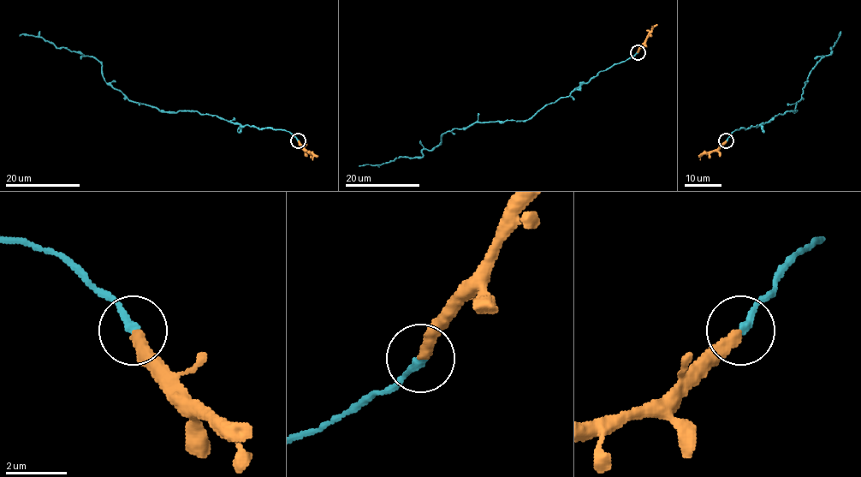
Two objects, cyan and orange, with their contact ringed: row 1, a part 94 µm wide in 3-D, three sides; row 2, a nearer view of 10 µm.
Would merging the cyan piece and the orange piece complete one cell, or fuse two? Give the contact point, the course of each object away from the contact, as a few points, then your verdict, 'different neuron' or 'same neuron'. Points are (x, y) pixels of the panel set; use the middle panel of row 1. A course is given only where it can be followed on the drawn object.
place (638, 52); course cyan (638, 52), (527, 120), (452, 129), (418, 158), (359, 166); course orange (638, 52), (648, 33), (657, 24); different neuron

